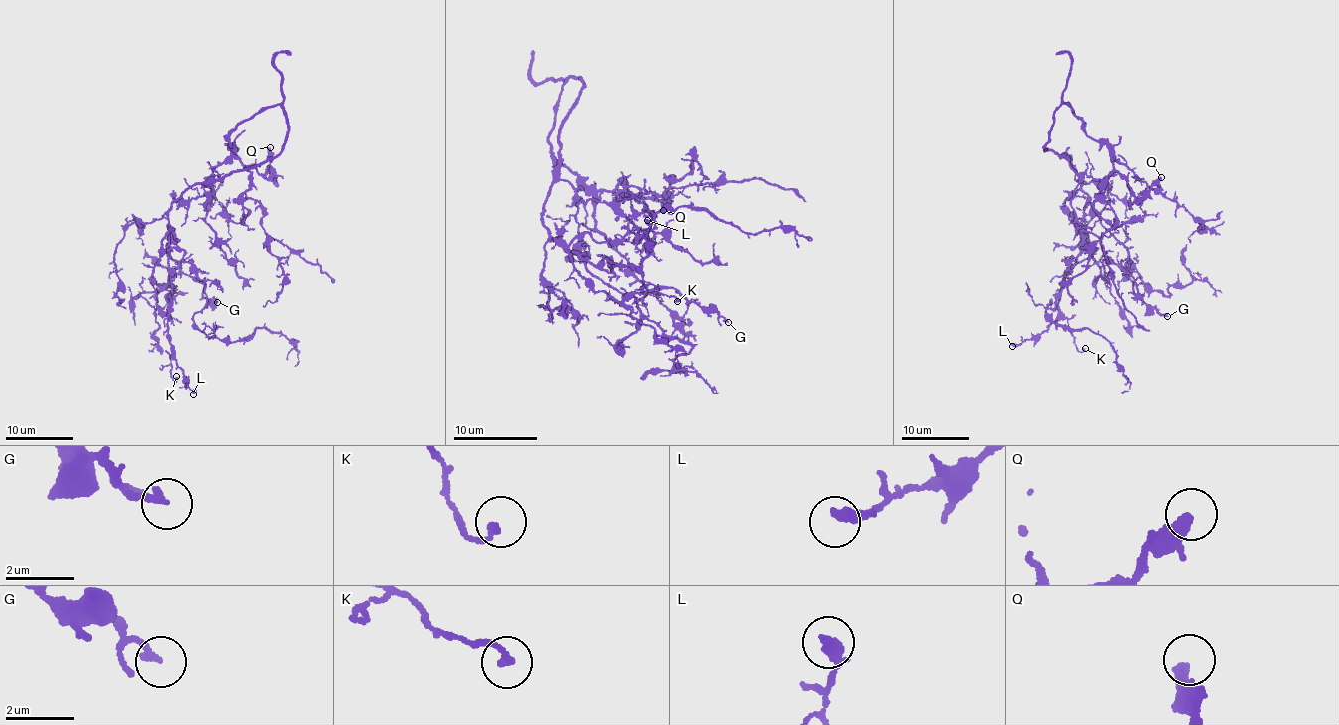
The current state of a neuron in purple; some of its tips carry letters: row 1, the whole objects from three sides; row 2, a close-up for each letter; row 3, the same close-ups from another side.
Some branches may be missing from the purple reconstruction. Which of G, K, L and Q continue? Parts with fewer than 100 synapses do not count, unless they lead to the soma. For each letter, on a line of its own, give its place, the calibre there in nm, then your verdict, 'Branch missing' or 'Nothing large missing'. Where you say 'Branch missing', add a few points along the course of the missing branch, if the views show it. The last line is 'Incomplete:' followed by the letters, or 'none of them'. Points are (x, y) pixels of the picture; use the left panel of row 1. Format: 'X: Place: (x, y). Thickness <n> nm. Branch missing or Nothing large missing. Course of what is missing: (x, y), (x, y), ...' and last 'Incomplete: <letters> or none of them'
G: Place: (217, 302). Thickness 180 nm. Nothing large missing
K: Place: (176, 376). Thickness 190 nm. Nothing large missing
L: Place: (193, 394). Thickness 360 nm. Nothing large missing
Q: Place: (270, 147). Thickness 280 nm. Nothing large missing
Incomplete: none of them

